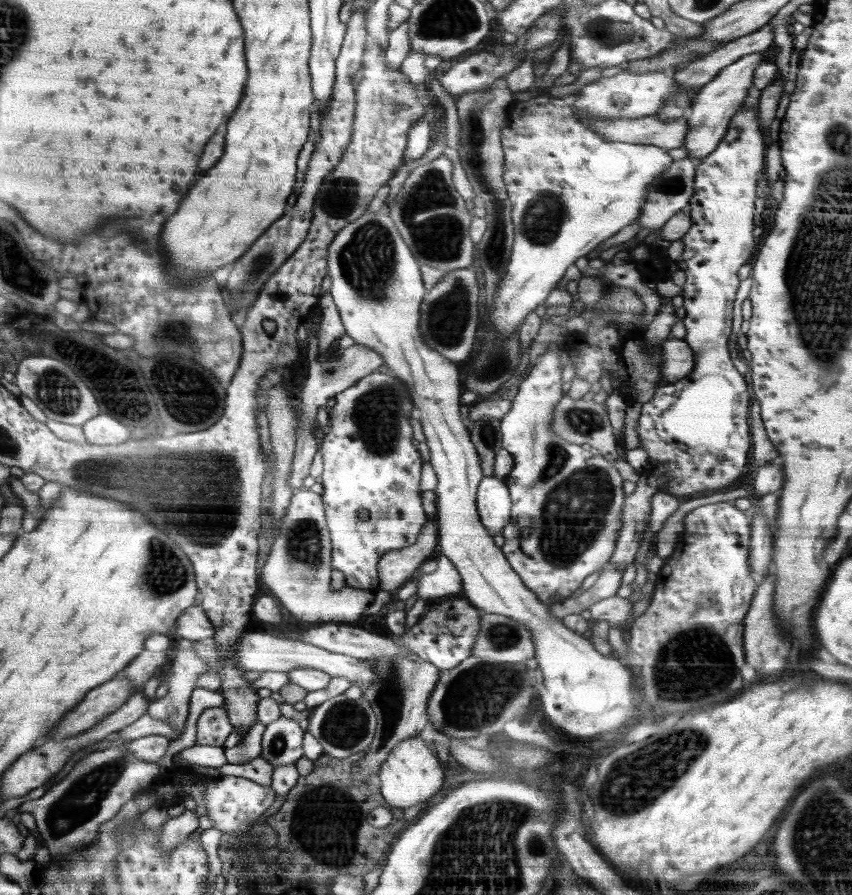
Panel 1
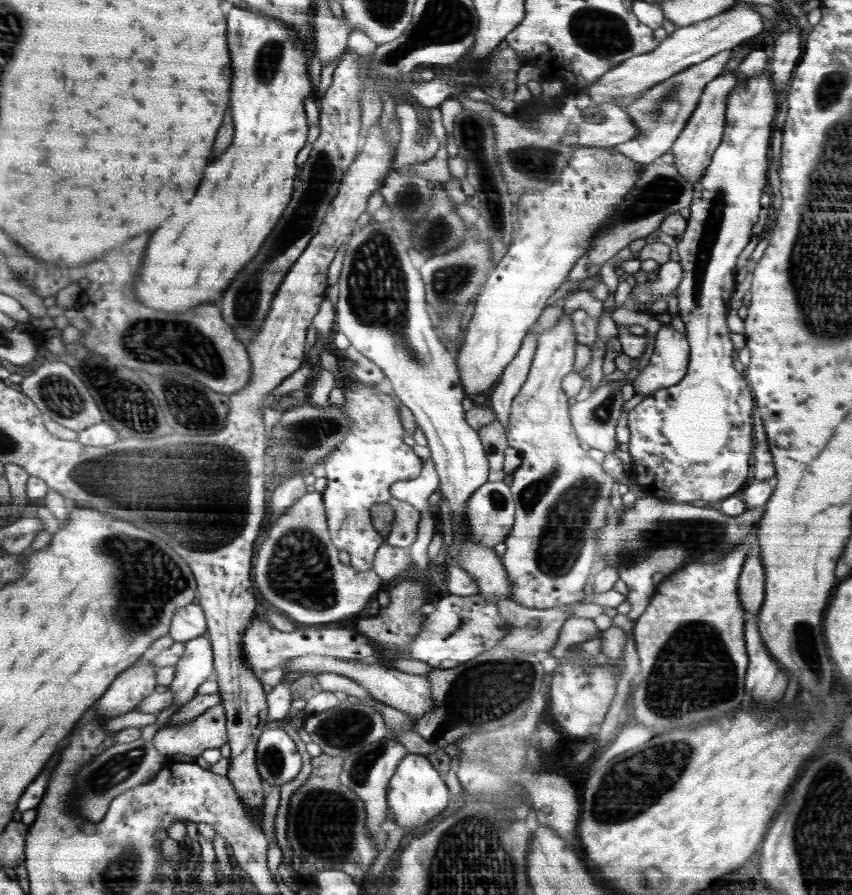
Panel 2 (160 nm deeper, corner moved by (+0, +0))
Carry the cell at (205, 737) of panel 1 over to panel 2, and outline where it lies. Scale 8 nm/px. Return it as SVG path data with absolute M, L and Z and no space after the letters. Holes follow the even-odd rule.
M218 704L186 724L158 729L151 745L168 760L176 753L197 758L204 750L228 743L226 721L224 707Z

